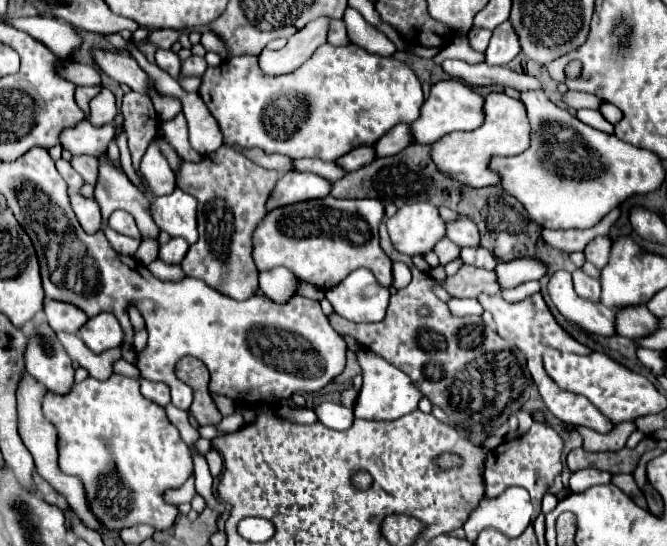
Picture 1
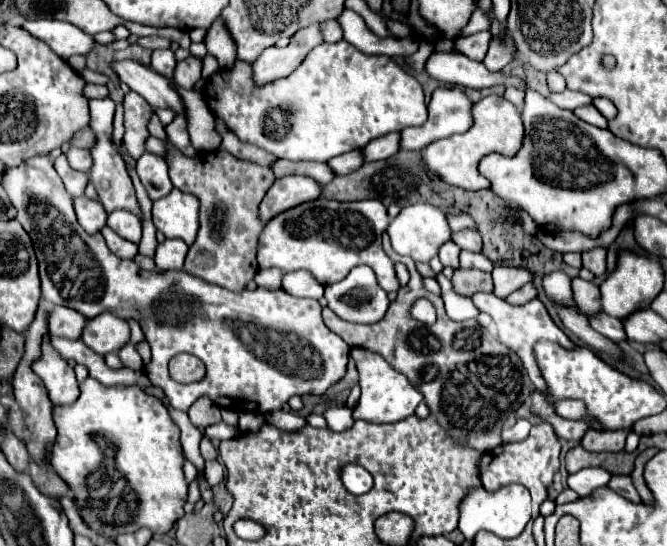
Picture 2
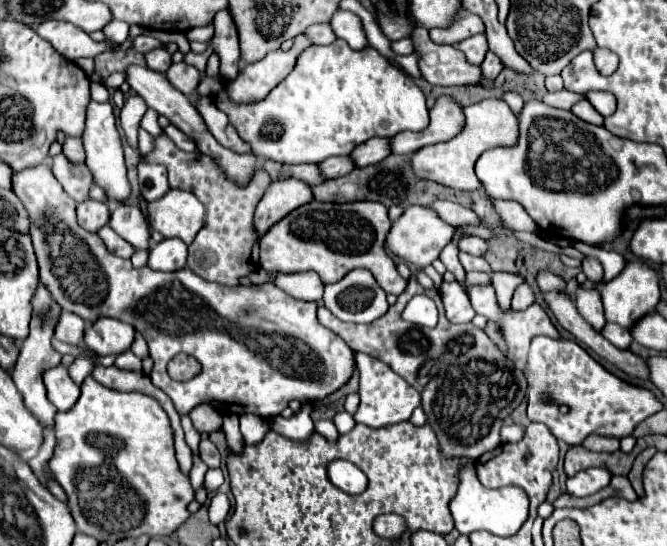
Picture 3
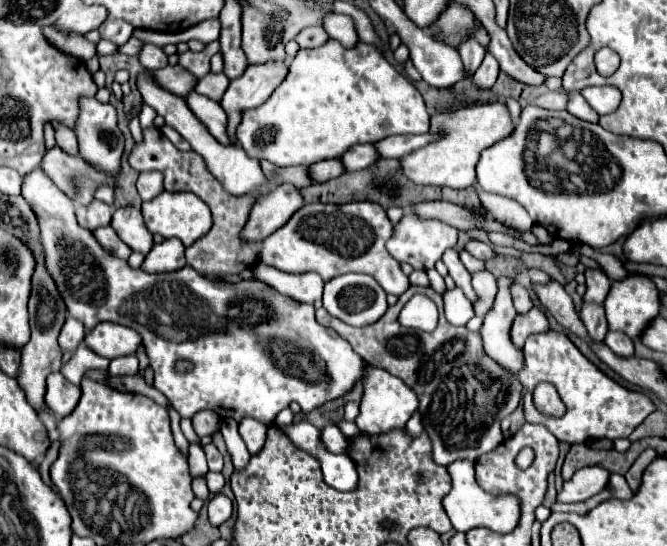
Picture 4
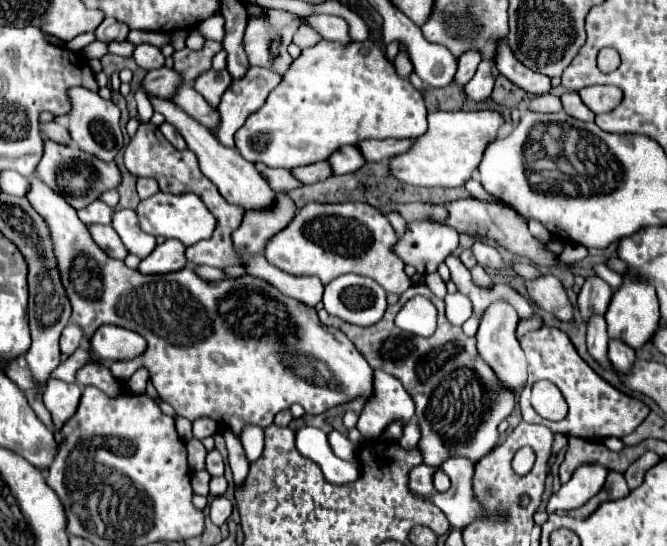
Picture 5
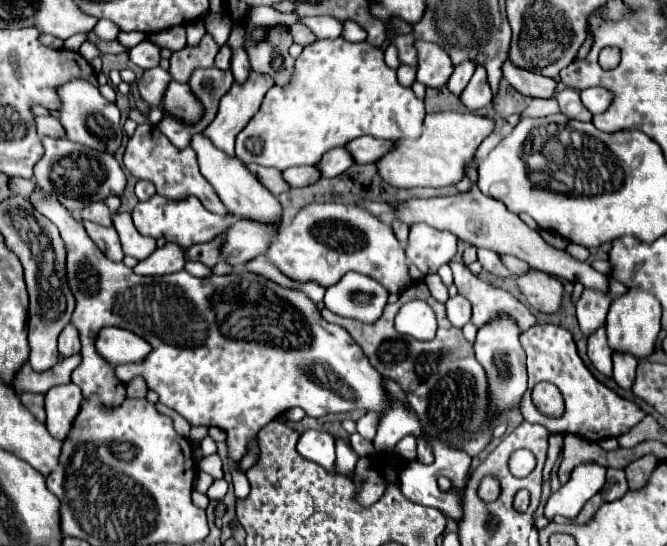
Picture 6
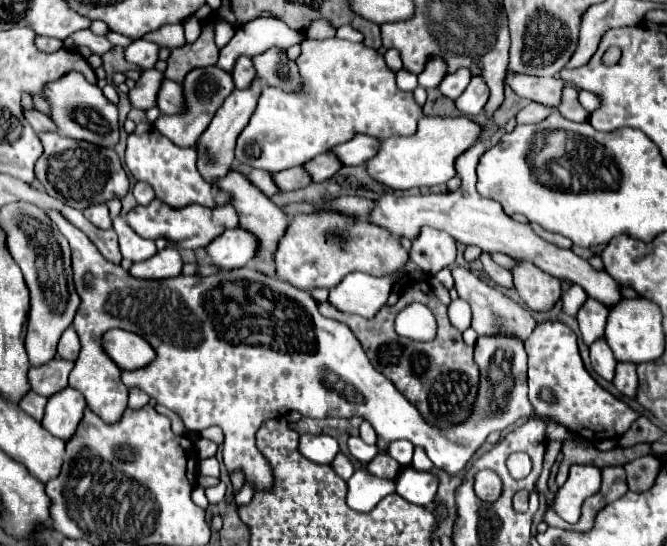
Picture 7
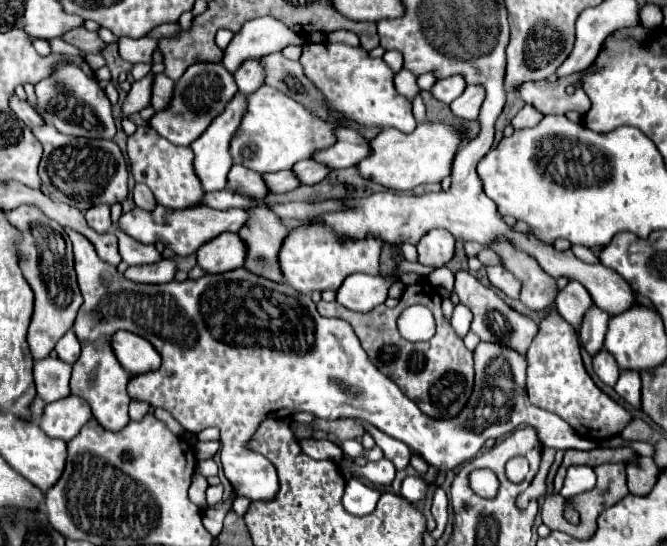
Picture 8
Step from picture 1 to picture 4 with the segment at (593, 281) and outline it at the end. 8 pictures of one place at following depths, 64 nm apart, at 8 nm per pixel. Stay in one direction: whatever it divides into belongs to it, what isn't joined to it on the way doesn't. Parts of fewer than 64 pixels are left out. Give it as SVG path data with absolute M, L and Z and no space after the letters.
M584 304L582 306L582 312L580 312L580 318L582 318L584 326L586 326L586 332L588 332L590 340L596 342L596 344L604 342L606 332L608 332L604 308L602 306L596 306L596 304Z

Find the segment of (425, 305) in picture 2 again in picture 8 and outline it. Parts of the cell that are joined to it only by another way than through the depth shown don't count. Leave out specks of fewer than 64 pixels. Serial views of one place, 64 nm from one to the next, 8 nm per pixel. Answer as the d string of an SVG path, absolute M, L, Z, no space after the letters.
M410 306L398 318L400 336L408 342L428 340L434 334L434 318L432 312L424 306Z

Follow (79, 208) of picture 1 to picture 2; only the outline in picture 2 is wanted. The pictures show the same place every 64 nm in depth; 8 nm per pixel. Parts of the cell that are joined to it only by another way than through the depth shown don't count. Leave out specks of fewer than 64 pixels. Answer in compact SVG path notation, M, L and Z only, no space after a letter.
M86 196L74 198L74 208L76 208L76 216L78 216L80 226L88 234L96 234L106 224L108 214L104 212L104 206L98 200L90 200Z

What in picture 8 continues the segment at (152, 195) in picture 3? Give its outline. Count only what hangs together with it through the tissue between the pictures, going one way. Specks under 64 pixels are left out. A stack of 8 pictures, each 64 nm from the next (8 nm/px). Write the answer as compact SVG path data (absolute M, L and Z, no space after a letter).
M136 184L134 190L132 190L132 194L134 194L134 202L136 202L138 208L148 210L148 212L152 212L152 210L156 208L156 198L154 198L154 194L148 190L148 186Z

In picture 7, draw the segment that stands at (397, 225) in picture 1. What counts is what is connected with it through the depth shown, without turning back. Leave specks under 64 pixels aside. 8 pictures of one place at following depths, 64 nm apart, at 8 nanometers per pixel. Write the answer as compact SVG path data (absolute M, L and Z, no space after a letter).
M426 228L420 238L412 242L410 260L416 262L426 274L434 274L456 260L456 242L448 232Z

